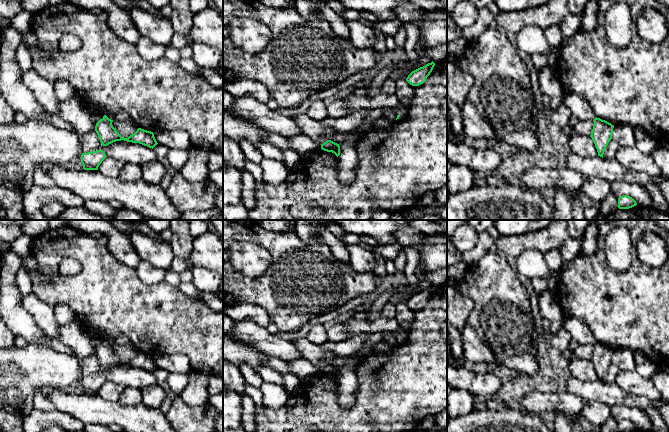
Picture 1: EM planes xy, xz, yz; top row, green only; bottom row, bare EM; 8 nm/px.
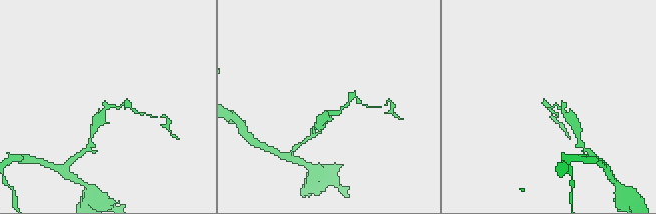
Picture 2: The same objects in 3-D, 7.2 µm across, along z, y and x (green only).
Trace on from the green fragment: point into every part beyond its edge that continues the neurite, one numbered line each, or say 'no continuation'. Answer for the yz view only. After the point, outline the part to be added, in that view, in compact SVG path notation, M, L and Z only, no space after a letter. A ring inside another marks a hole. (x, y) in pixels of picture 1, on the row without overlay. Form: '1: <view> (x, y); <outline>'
no continuation

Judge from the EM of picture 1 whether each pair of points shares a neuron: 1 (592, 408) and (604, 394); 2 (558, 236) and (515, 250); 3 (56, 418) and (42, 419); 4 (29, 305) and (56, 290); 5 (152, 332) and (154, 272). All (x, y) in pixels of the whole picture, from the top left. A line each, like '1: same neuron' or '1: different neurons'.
1: different neurons
2: same neuron
3: same neuron
4: different neurons
5: different neurons

